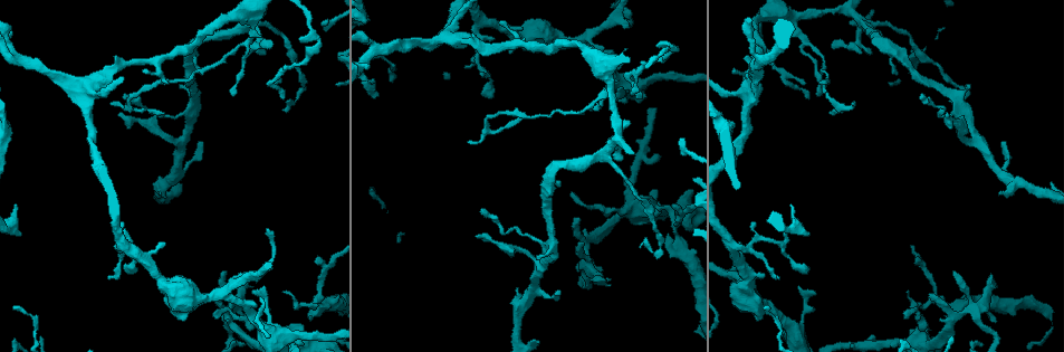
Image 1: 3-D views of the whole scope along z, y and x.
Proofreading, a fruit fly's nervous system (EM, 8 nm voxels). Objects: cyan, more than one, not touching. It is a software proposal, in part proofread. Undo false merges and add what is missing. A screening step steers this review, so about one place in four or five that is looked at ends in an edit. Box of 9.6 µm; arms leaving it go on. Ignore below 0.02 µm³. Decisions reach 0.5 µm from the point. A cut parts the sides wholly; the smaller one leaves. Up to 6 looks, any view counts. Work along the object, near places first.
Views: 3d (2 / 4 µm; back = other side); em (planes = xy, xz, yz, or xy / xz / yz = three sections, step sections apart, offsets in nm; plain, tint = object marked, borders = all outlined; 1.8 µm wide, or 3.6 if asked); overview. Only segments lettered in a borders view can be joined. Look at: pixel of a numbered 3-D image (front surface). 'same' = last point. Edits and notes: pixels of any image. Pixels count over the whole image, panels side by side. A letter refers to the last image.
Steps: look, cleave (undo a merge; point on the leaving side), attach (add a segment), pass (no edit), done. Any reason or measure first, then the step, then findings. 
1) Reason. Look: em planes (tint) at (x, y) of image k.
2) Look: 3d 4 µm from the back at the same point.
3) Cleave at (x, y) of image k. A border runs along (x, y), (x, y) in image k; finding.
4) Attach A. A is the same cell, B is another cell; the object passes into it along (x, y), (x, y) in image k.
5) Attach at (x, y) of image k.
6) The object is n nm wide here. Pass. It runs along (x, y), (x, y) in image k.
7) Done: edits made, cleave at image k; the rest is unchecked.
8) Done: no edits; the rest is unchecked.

Free end. Look: em planes (borders) at (989, 278) of image 1.

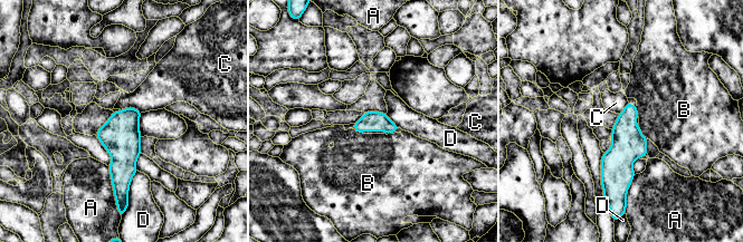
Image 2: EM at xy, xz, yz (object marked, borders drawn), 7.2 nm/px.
The object is 140 nm wide here. Attach B. B is the same cell, A, C and D are other cells; the object passes into it along (628, 144), (640, 133), (670, 116) in image 2; it goes on there.

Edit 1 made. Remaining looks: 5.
Free end. Look: 3d 4 µm at (932, 293) of image 1.

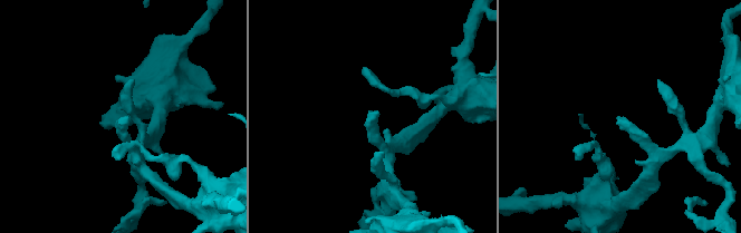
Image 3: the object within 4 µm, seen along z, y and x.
Shape alone is not enough. Look: em xz step 4 (borders) at (127, 118) of image 3.

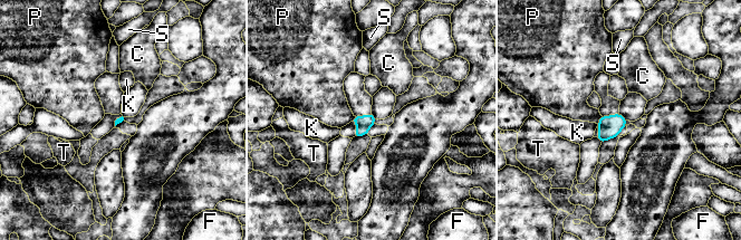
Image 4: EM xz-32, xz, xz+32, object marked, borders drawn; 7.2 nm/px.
Look: em planes (borders) at the same point.

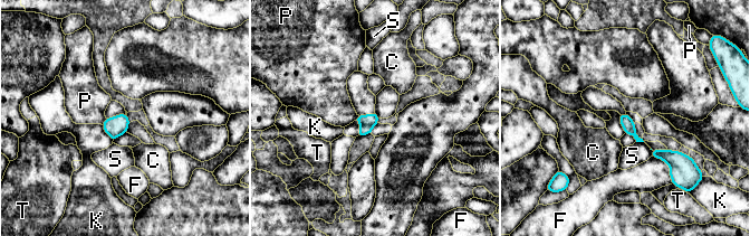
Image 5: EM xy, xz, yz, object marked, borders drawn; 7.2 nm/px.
Pass. C, F, K, P, S and T are other cells; a border runs along (106, 119), (102, 124) in image 5; none of them fits.

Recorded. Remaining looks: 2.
Stops while still wide. Look: 3d 2 µm at (311, 316) of image 1.

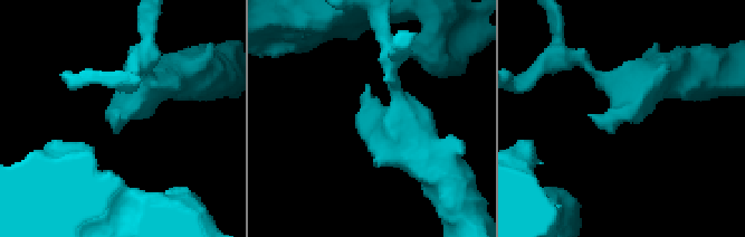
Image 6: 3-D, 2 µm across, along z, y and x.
Need the tissue. Look: em planes (borders) at (589, 114) of image 6.

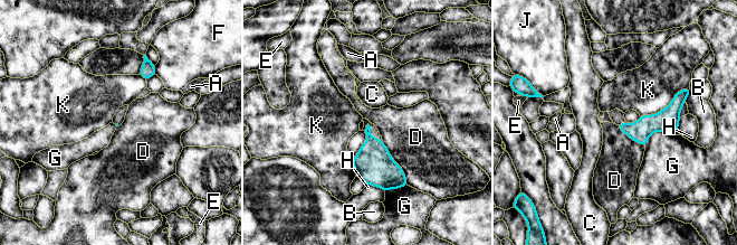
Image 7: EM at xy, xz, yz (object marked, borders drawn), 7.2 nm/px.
Pass. A, B, C, D, E, F, G, H, J and K are other cells; no lettered segment goes on from it.

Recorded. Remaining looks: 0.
Done: edits made, attach at image 2; the rest is unchecked.

